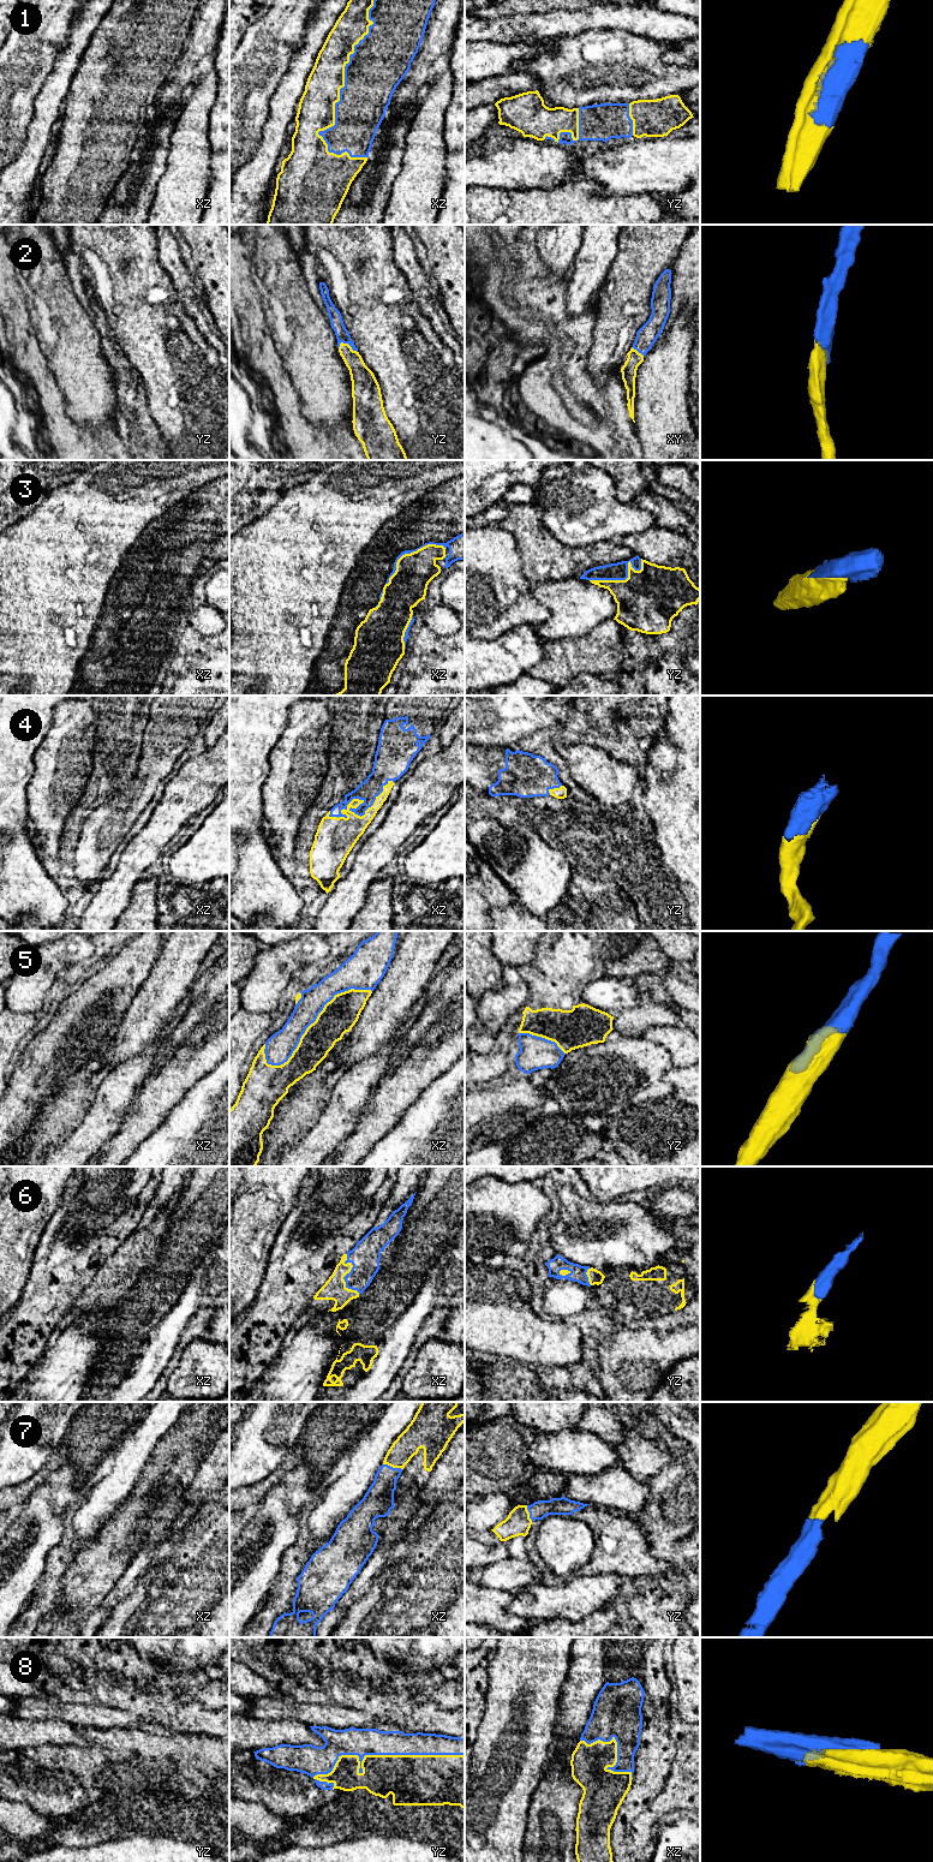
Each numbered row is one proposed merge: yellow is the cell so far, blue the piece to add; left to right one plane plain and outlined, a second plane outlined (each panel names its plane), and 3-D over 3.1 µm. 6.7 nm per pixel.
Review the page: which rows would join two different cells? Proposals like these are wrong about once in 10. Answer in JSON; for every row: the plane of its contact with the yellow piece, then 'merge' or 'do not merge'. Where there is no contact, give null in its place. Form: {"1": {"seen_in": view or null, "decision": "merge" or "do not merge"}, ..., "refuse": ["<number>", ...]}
{"1": {"seen_in": "xz", "decision": "merge"}, "2": {"seen_in": "yz", "decision": "merge"}, "3": {"seen_in": "yz", "decision": "merge"}, "4": {"seen_in": "xz", "decision": "merge"}, "5": {"seen_in": "xz", "decision": "merge"}, "6": {"seen_in": "xz", "decision": "merge"}, "7": {"seen_in": "xz", "decision": "merge"}, "8": {"seen_in": "yz", "decision": "merge"}, "refuse": []}

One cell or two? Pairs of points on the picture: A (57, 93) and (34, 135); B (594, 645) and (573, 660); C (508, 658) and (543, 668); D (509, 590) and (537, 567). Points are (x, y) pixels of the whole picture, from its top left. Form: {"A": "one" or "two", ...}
{"A": "one", "B": "one", "C": "two", "D": "two"}

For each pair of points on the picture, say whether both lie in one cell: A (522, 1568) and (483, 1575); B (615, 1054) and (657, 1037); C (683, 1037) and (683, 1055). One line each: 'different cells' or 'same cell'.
A: same cell
B: different cells
C: same cell

